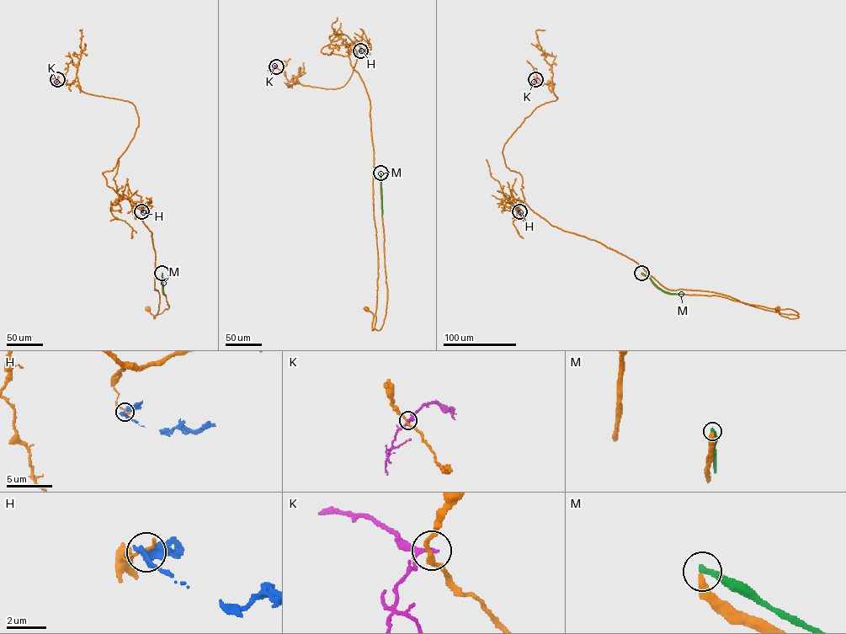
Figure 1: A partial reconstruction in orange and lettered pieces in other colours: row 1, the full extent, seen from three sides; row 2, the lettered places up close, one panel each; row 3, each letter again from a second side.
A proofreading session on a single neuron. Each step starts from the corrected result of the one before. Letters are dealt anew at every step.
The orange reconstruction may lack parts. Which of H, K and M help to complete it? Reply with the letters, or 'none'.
none

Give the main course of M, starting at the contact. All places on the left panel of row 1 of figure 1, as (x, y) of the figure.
M: (162, 273), (164, 294)

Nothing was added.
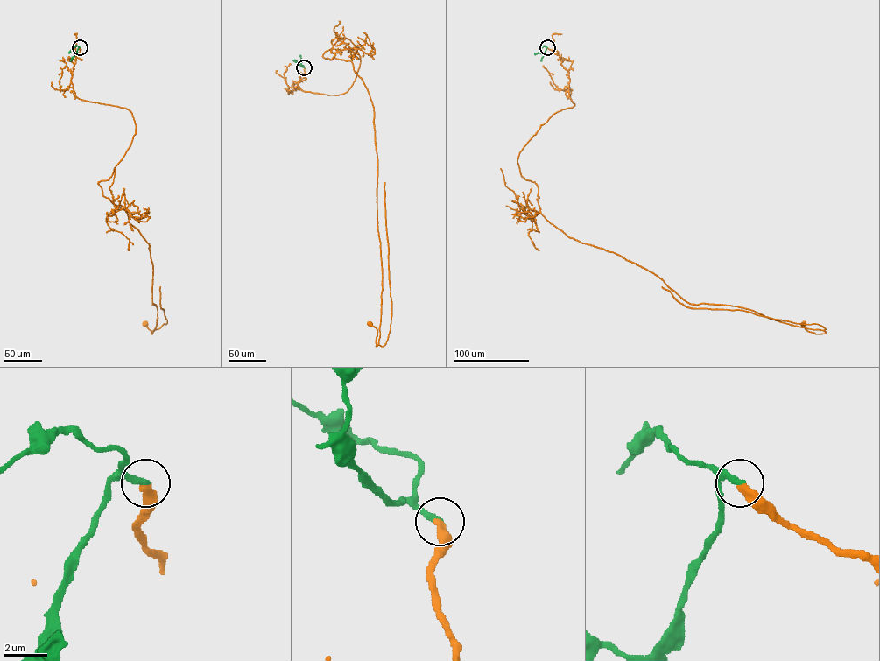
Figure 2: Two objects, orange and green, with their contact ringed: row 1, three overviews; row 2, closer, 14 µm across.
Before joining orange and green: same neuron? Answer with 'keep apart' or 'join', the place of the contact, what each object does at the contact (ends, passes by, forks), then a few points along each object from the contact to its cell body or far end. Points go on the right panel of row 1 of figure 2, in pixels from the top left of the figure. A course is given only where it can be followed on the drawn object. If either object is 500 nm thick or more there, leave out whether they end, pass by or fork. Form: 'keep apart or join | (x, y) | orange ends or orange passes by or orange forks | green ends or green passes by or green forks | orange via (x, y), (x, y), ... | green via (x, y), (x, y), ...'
join | (547, 47) | orange ends | green ends | orange via (547, 47), (567, 72), (574, 105), (541, 124), (518, 157), (540, 214), (691, 304), (825, 333), (803, 323) | green via (547, 47), (544, 53), (534, 52)

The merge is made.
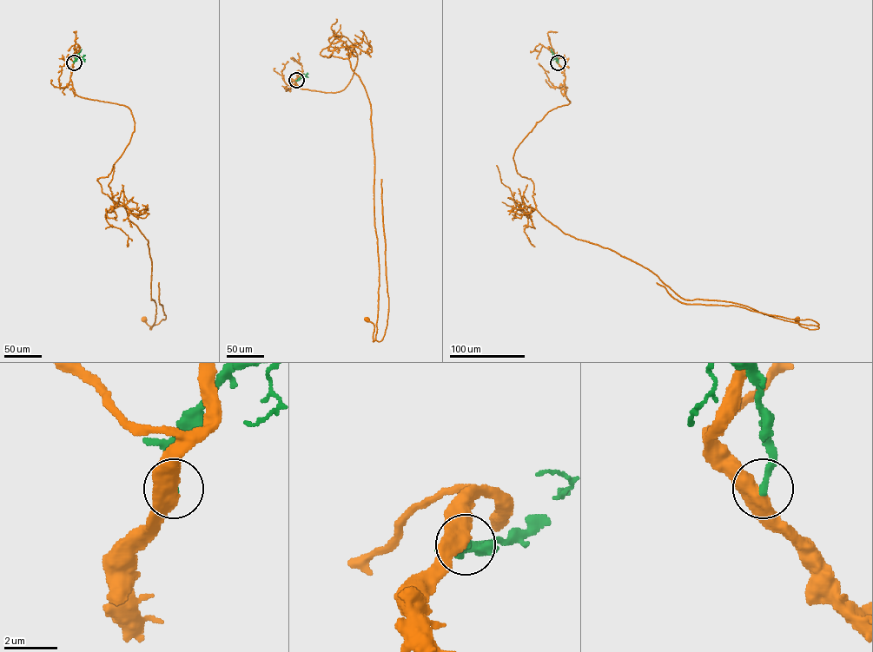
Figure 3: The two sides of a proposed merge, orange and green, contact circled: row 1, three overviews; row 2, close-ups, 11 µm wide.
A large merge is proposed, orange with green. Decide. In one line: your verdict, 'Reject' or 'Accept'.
Reject

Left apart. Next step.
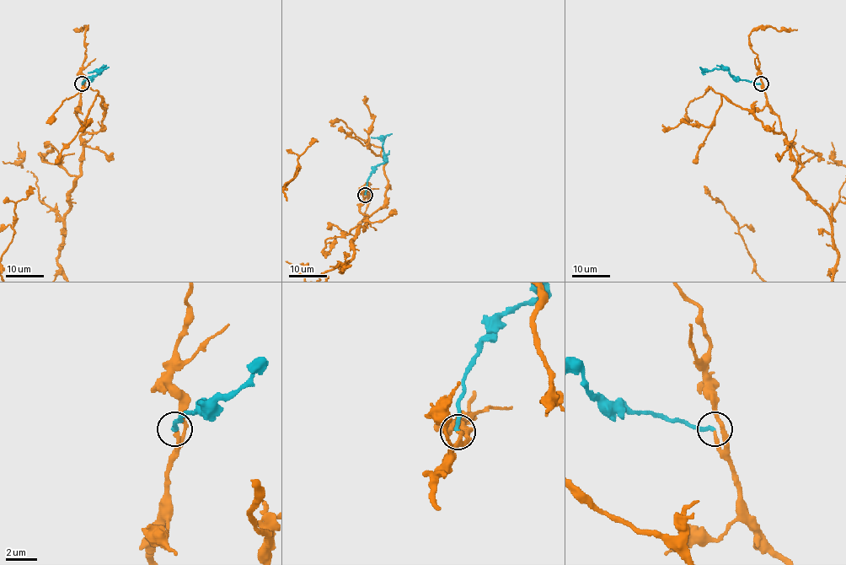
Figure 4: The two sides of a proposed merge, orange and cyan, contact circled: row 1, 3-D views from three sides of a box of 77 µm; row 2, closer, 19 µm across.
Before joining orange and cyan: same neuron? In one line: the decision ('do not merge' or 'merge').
merge

